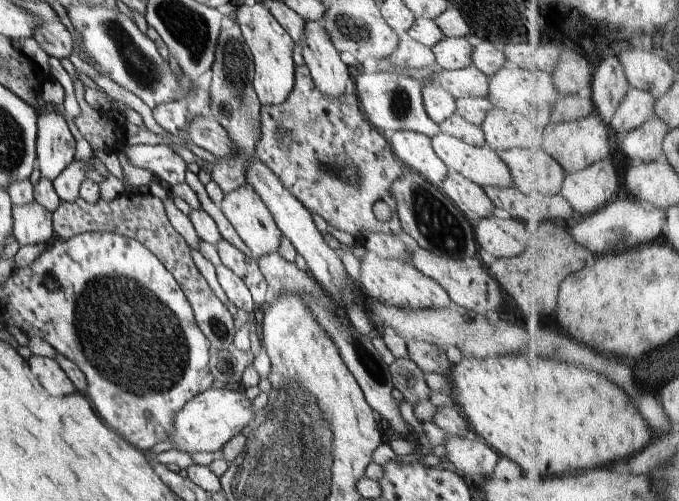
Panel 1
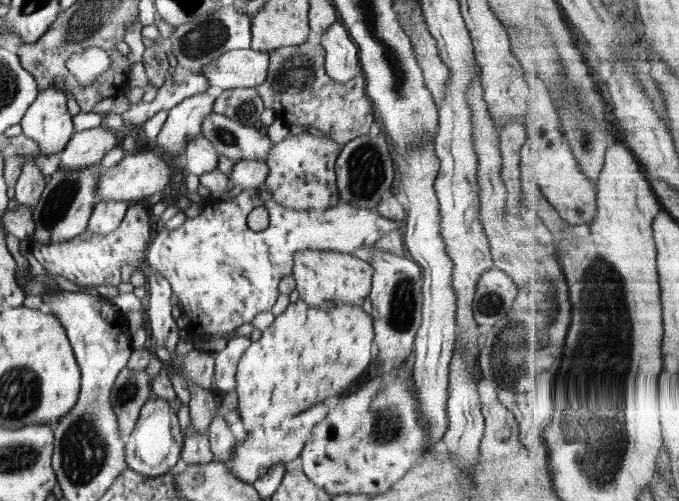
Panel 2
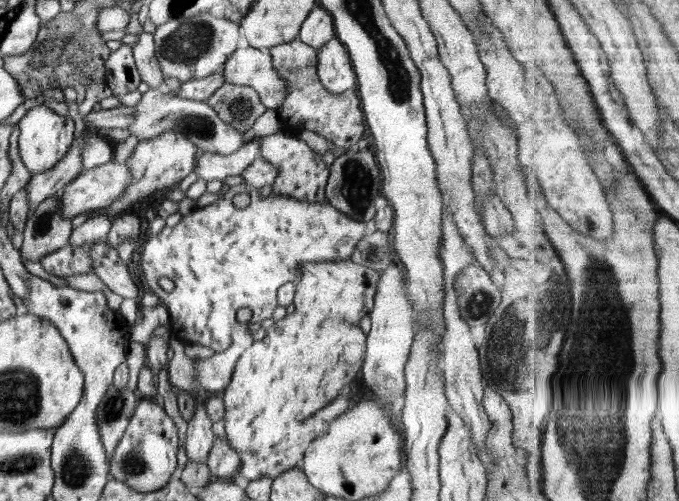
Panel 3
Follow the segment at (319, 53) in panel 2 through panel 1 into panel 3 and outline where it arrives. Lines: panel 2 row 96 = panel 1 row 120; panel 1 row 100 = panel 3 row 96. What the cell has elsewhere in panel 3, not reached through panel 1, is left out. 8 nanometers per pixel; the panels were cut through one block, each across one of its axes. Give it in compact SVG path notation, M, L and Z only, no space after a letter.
M301 40L282 43L268 49L272 57L274 70L285 80L287 93L279 106L281 131L300 134L309 130L326 140L333 142L341 151L358 143L367 134L365 118L361 109L361 100L356 87L340 94L332 94L319 80L317 73L317 50Z

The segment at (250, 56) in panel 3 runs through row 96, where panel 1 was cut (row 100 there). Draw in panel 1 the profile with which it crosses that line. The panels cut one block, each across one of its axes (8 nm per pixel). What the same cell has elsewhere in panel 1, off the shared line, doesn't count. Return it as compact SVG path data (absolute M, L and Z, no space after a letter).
M256 3L254 6L242 5L239 7L236 24L241 28L246 44L250 47L254 56L255 75L253 85L259 101L262 106L268 107L283 103L295 85L295 70L297 66L292 59L294 46L296 45L294 39L262 3Z

